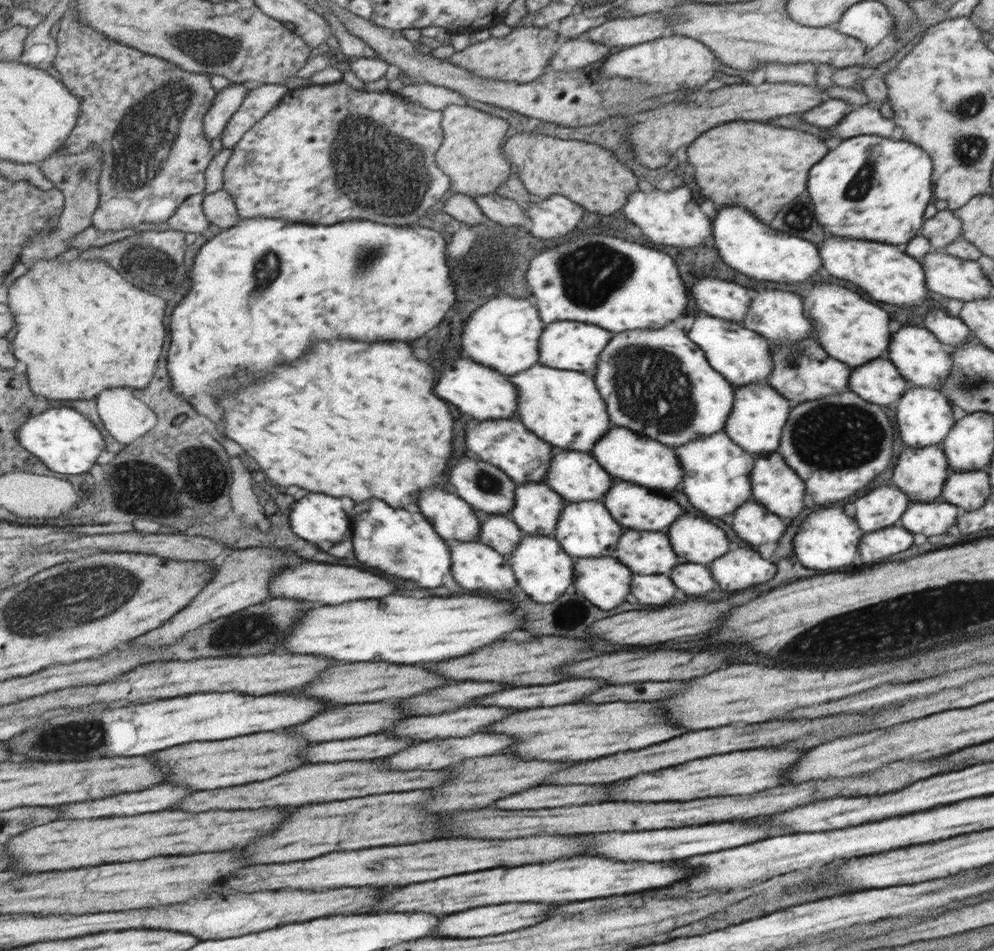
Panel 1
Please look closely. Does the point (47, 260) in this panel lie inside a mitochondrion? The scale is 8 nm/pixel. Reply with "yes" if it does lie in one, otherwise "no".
no

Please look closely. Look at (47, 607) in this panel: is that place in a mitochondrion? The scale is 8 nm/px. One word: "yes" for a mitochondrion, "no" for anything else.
yes

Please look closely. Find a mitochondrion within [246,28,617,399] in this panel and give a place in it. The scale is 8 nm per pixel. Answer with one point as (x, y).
(362, 152)

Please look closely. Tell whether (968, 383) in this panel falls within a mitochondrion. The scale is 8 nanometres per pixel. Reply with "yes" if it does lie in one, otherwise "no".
yes

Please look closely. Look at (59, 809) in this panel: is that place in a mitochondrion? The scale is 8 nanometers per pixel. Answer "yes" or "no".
no

